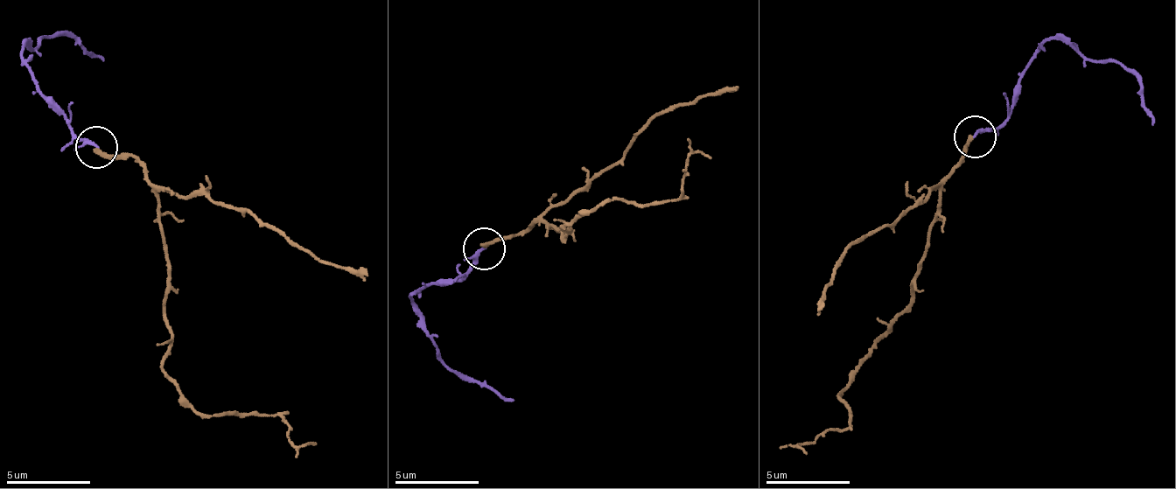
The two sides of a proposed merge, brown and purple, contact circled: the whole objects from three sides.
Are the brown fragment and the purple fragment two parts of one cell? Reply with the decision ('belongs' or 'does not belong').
does not belong

